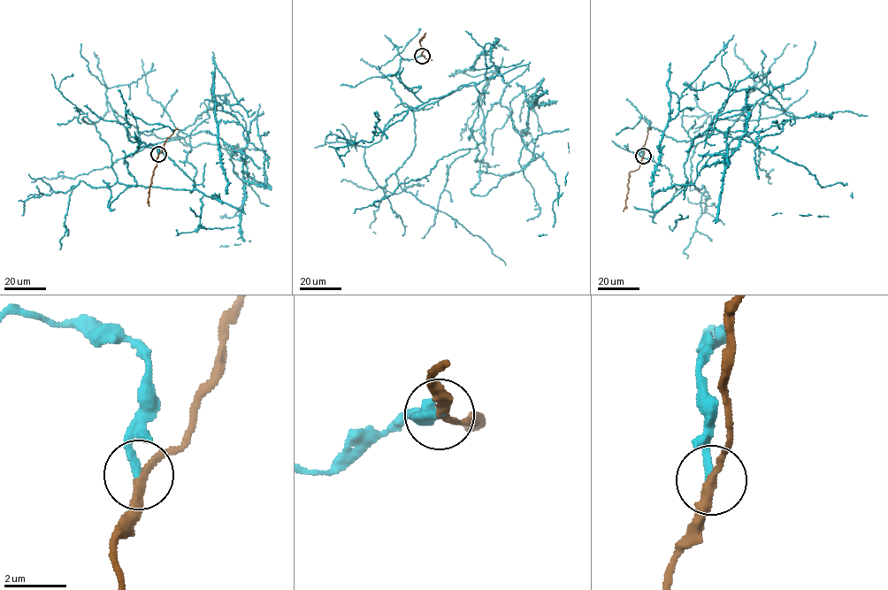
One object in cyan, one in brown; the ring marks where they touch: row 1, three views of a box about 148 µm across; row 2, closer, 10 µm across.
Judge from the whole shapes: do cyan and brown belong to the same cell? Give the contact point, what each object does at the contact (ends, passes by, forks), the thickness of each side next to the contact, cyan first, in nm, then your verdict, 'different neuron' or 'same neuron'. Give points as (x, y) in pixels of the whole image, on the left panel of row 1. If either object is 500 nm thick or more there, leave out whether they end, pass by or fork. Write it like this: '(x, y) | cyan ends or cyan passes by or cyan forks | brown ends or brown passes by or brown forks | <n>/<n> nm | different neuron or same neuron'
(158, 154) | cyan ends | brown passes by | 280/260 nm | different neuron

